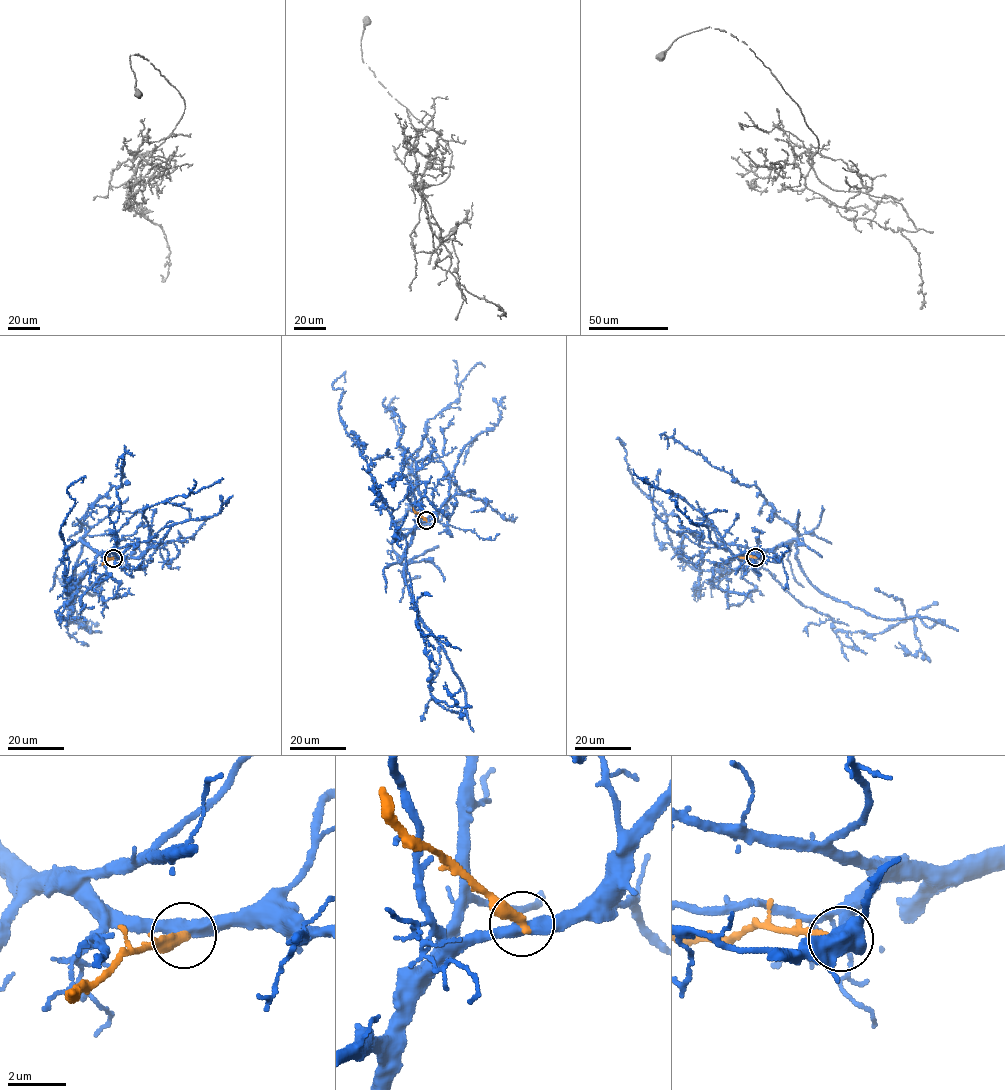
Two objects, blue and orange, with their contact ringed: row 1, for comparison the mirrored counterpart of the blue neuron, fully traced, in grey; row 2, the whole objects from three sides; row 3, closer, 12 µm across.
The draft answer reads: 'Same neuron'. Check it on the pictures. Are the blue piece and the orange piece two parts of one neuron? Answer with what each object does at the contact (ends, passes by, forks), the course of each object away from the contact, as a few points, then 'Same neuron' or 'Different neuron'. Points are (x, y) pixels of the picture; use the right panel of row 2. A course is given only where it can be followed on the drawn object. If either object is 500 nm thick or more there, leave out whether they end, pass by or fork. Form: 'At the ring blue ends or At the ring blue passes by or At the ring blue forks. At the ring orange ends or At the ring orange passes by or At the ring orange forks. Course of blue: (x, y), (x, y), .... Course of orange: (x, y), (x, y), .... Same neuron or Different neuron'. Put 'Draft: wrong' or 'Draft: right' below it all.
At the ring blue passes by. At the ring orange ends. Course of blue: (755, 557), (763, 552), (757, 569), (692, 568), (672, 546), (664, 510), (633, 481), (619, 438), (625, 444). Course of orange: (755, 557), (738, 556). Different neuron
Draft: wrong

